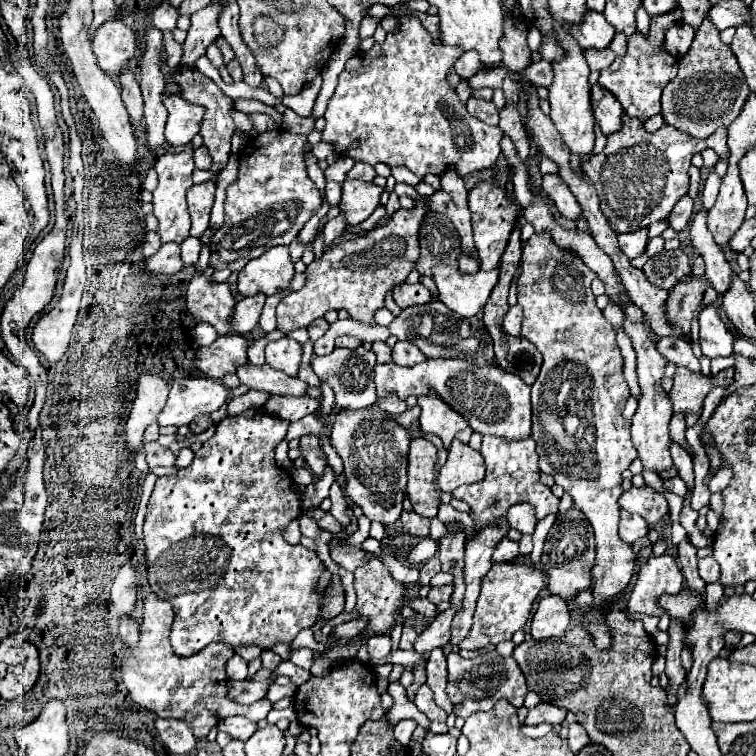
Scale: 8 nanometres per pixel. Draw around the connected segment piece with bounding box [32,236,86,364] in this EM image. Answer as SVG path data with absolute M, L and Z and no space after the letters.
M80 236L70 238L69 256L70 264L64 286L62 286L62 296L58 298L58 302L54 304L54 308L50 312L40 316L40 320L36 322L34 332L32 332L32 342L34 342L36 350L40 354L44 354L44 358L50 364L56 364L64 356L64 352L68 348L68 342L70 342L70 336L72 336L76 316L78 316L78 308L80 308L80 298L82 298L84 282L86 282L86 264L84 264L84 258L82 258L82 240L80 240Z

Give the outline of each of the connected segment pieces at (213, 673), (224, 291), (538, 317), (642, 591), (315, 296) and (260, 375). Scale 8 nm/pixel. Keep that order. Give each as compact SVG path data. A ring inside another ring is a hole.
M148 594L144 600L140 642L136 648L126 650L126 656L122 656L122 680L132 700L138 706L156 712L160 718L178 718L188 722L198 738L206 736L208 730L218 724L218 720L228 716L246 716L250 722L266 718L266 714L272 710L272 702L268 698L240 706L226 696L226 662L234 656L232 648L224 648L223 642L214 642L190 658L180 658L172 652L172 618L172 604L160 600L156 594Z
M208 266L202 272L196 272L188 284L186 304L194 318L200 322L210 322L218 334L232 334L228 328L228 316L232 314L232 304L236 304L230 286L218 284L212 280L216 268Z
M550 232L534 234L522 248L522 272L518 278L518 304L524 310L522 336L530 340L544 356L542 370L532 384L532 438L536 442L536 452L540 456L540 470L552 474L556 484L564 488L574 500L574 506L584 512L596 536L596 564L592 570L594 576L594 610L586 614L582 624L592 632L596 646L600 650L610 648L610 632L606 628L600 604L610 600L616 594L624 592L634 572L632 546L624 544L616 536L620 522L618 498L622 494L622 472L636 458L636 448L632 448L632 438L628 436L630 422L622 418L622 410L628 396L628 384L624 378L624 358L616 344L616 332L612 324L604 318L602 310L596 306L596 296L590 290L590 282L596 278L580 256L560 248Z
M670 554L650 556L638 572L636 586L628 598L628 610L660 618L666 610L658 604L658 598L662 594L678 594L682 580L684 576Z
M422 196L422 200L410 210L396 210L386 224L378 224L372 230L348 240L334 242L320 258L308 264L306 284L298 292L286 294L276 308L278 330L292 332L298 328L308 328L310 322L322 318L328 310L342 308L360 322L372 322L374 312L384 306L384 296L396 284L406 280L420 258L418 232L420 224L430 214L426 198L428 196Z
M268 364L264 366L240 366L236 370L238 378L242 384L254 390L262 390L268 394L280 394L280 396L306 396L308 384L302 382L300 378L292 378L280 370L270 368Z

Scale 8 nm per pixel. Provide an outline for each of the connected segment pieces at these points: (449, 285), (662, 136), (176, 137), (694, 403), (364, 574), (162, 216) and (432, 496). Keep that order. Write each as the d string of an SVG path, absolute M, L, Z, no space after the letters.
M442 264L432 272L440 300L462 318L476 316L498 282L498 268L492 272L480 270L476 274L460 274L456 264Z
M624 116L624 128L608 136L606 148L582 162L582 170L594 182L600 210L608 218L616 234L632 232L636 228L646 228L656 220L666 218L674 204L688 192L688 166L696 152L704 148L714 148L719 158L729 157L727 129L718 128L706 140L692 138L680 130L664 124L656 134L646 132L642 120Z
M180 94L164 96L164 106L168 111L164 136L169 145L180 147L188 144L198 132L204 118L204 108L186 102Z
M678 368L668 398L672 402L674 412L682 412L686 416L686 424L694 426L702 414L704 396L712 390L712 386L729 386L732 382L734 382L733 368L723 370L715 376L704 376L688 368Z
M368 554L368 562L356 568L354 572L354 588L358 596L358 602L356 602L358 620L368 622L368 626L362 630L362 636L388 632L396 624L396 618L400 616L398 614L400 608L406 604L406 586L392 578L388 566L376 554Z
M178 150L178 152L166 152L158 158L154 170L158 172L158 188L154 190L154 216L158 218L158 234L162 242L176 242L182 244L190 236L190 216L186 208L186 190L192 186L192 170L194 160L190 150Z
M412 438L408 450L408 484L406 494L410 496L414 512L432 518L438 512L438 496L434 492L434 464L436 448L426 438Z

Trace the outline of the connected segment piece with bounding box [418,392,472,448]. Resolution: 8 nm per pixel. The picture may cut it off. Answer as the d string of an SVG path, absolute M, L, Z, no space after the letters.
M428 392L428 394L420 396L418 398L418 406L422 408L422 414L420 414L420 426L422 426L422 430L426 434L436 434L444 442L444 448L450 448L450 442L454 438L458 438L464 444L468 444L468 438L472 434L472 428L470 428L468 420L462 414L458 414L454 408L450 408L448 404L444 404L444 400L436 392Z

